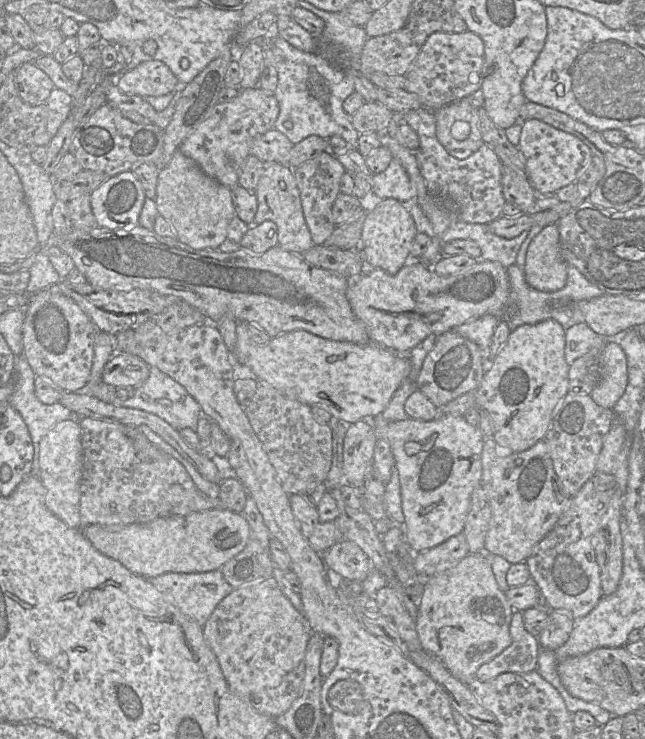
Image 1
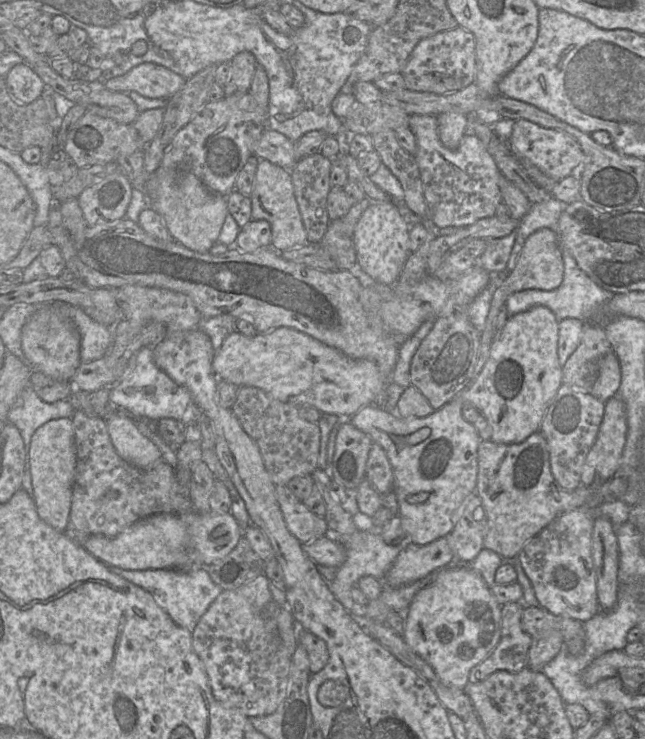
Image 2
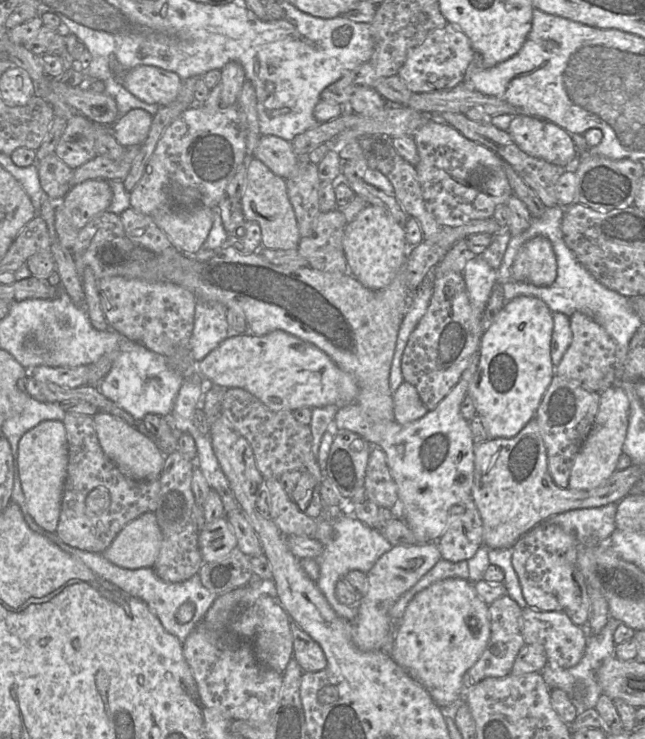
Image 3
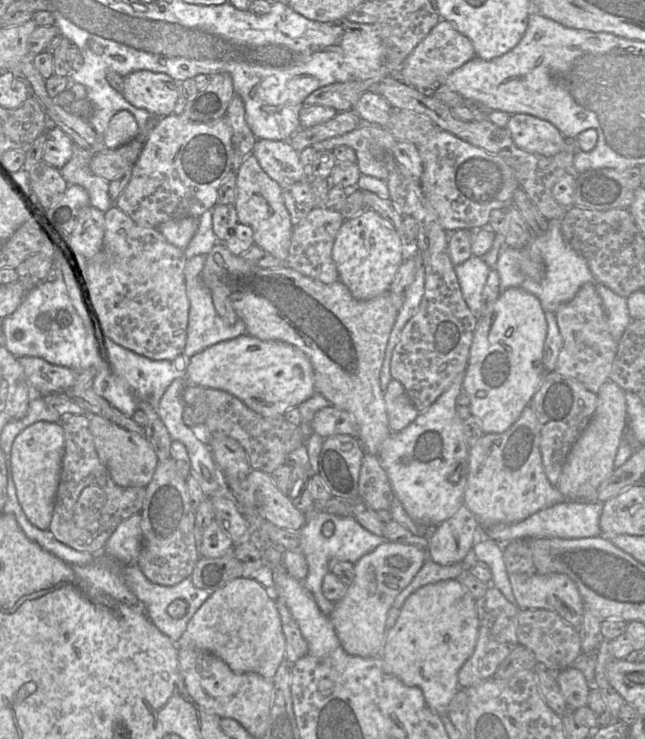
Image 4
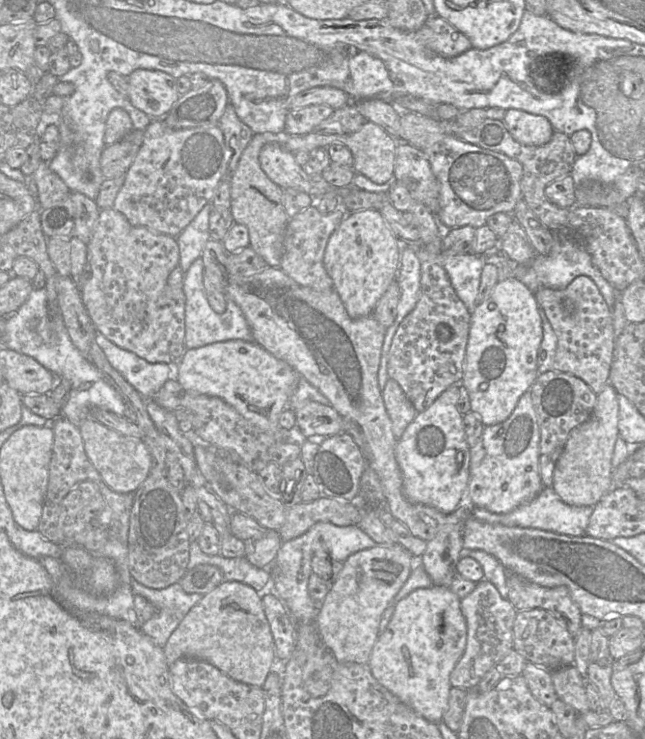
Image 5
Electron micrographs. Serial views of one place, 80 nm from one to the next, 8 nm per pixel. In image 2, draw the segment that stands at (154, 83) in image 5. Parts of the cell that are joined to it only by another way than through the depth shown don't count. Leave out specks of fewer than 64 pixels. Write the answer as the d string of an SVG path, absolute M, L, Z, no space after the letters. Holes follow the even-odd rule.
M145 62L132 68L125 75L111 78L104 85L115 92L137 92L151 98L168 99L177 94L186 80L169 68L151 62Z

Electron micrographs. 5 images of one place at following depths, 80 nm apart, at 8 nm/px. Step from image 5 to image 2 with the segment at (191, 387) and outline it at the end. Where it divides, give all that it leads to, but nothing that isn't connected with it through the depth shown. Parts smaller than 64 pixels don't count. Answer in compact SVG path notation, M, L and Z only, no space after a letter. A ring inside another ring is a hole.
M287 327L254 337L235 330L215 351L212 369L220 381L239 387L256 387L275 400L298 407L311 406L322 414L335 414L344 419L365 406L374 405L386 389L386 379L374 362L352 359L303 332Z

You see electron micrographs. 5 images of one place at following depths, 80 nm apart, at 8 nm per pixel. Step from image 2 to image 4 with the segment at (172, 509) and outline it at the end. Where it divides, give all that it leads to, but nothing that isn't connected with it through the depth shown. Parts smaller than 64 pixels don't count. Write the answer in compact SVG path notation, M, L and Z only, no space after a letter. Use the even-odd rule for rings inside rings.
M64 414L58 422L64 434L64 451L61 462L59 485L57 489L49 531L61 543L79 552L99 554L117 526L141 511L146 488L121 487L112 480L107 468L100 461L89 431L89 415Z

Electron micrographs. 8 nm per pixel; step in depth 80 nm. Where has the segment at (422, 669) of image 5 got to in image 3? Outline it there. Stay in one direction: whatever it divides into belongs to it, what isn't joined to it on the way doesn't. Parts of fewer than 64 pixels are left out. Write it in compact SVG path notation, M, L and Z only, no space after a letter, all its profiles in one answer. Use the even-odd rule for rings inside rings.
M448 578L422 590L407 605L393 634L390 656L427 690L440 708L462 699L463 676L489 642L489 605L479 597L473 583L468 579Z

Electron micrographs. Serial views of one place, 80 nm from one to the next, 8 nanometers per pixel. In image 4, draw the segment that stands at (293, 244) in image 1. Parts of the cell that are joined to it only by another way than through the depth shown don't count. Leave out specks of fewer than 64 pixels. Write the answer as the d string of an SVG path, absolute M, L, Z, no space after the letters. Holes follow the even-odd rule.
M253 153L246 156L236 172L236 178L234 206L238 221L252 228L254 245L284 262L289 253L294 225L284 204L283 189L265 173Z

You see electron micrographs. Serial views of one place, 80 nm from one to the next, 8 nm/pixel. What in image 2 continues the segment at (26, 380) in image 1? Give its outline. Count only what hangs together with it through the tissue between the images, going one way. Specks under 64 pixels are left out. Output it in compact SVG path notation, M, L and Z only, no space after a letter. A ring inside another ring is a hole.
M29 384L21 392L16 404L10 409L7 422L19 429L28 453L31 438L40 426L50 420L71 418L74 412L75 409L68 400L44 402Z

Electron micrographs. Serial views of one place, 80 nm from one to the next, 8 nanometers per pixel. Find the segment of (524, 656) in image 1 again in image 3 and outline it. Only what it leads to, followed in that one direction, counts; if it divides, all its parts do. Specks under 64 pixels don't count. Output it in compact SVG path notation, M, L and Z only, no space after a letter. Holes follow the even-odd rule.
M508 595L496 599L489 605L488 611L491 624L489 642L478 661L464 674L464 689L470 689L490 677L505 677L511 674L511 669L519 651L526 645L521 634L522 610Z

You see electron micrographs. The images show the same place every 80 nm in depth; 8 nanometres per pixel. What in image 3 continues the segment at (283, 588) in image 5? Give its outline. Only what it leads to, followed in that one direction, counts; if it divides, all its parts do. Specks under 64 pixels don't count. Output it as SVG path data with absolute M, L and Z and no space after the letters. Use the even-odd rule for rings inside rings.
M339 515L334 519L321 517L317 522L317 530L313 538L322 543L323 552L315 559L319 566L319 578L316 584L335 612L351 622L357 616L357 606L347 606L338 601L335 595L337 582L344 580L346 574L352 570L359 570L366 574L375 562L392 548L392 545L379 529L370 528L351 515ZM332 527L335 534L329 538Z

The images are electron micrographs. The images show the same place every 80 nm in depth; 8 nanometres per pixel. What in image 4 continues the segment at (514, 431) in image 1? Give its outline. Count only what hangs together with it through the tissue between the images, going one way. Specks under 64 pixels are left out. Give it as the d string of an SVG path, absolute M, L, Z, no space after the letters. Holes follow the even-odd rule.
M511 287L503 291L488 311L478 318L477 326L474 331L473 341L470 347L469 359L466 370L464 371L463 390L466 391L471 402L471 414L480 422L485 433L504 433L520 417L524 408L530 404L535 392L539 388L546 373L543 365L544 342L547 335L547 321L545 312L540 301L533 294L517 287Z

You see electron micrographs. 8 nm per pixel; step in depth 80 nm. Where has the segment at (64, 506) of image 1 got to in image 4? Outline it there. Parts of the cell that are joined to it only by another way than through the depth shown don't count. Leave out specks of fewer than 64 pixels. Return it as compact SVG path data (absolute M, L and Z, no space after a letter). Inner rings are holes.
M36 422L21 431L10 452L11 475L18 502L29 522L48 530L60 479L64 434L58 422Z

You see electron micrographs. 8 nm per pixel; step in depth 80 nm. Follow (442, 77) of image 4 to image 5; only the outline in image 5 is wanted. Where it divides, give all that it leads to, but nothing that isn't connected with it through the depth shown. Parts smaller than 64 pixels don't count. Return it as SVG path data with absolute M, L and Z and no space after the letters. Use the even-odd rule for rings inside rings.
M438 15L430 16L425 25L431 30L427 47L444 58L454 58L472 48L467 36Z

